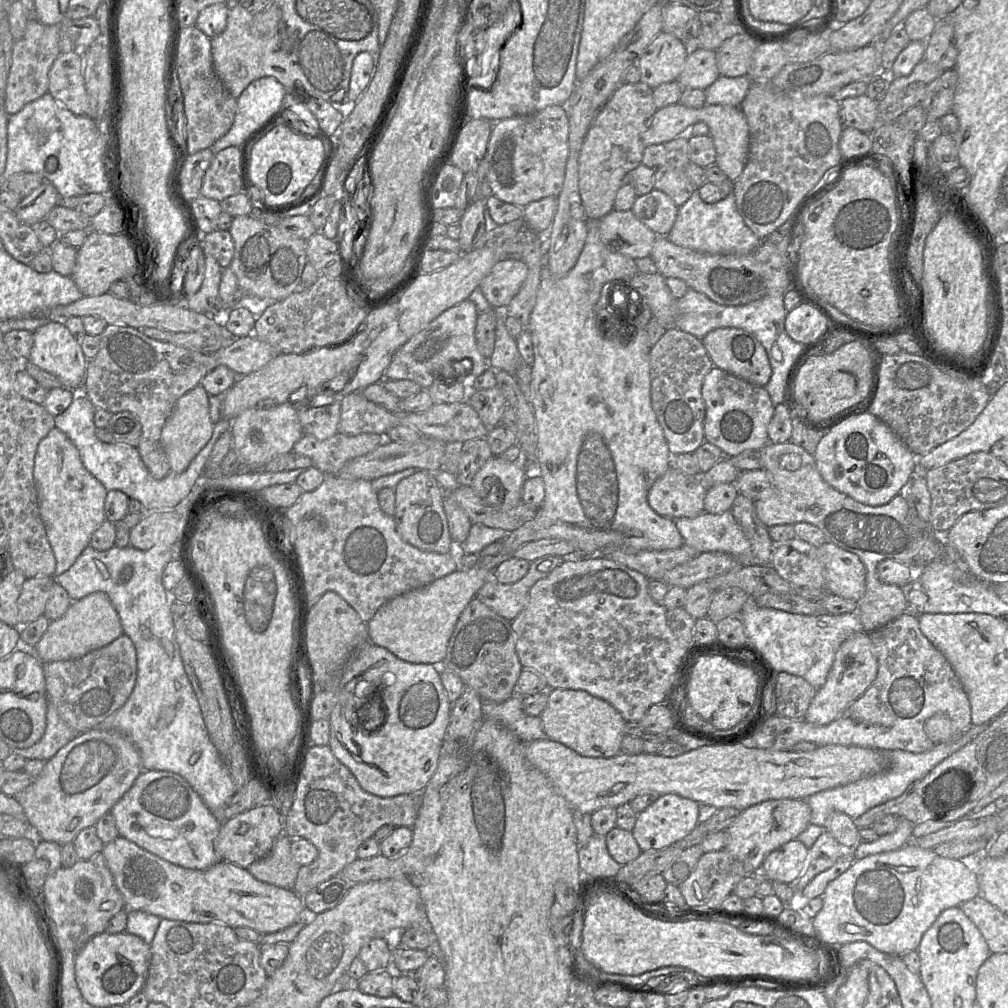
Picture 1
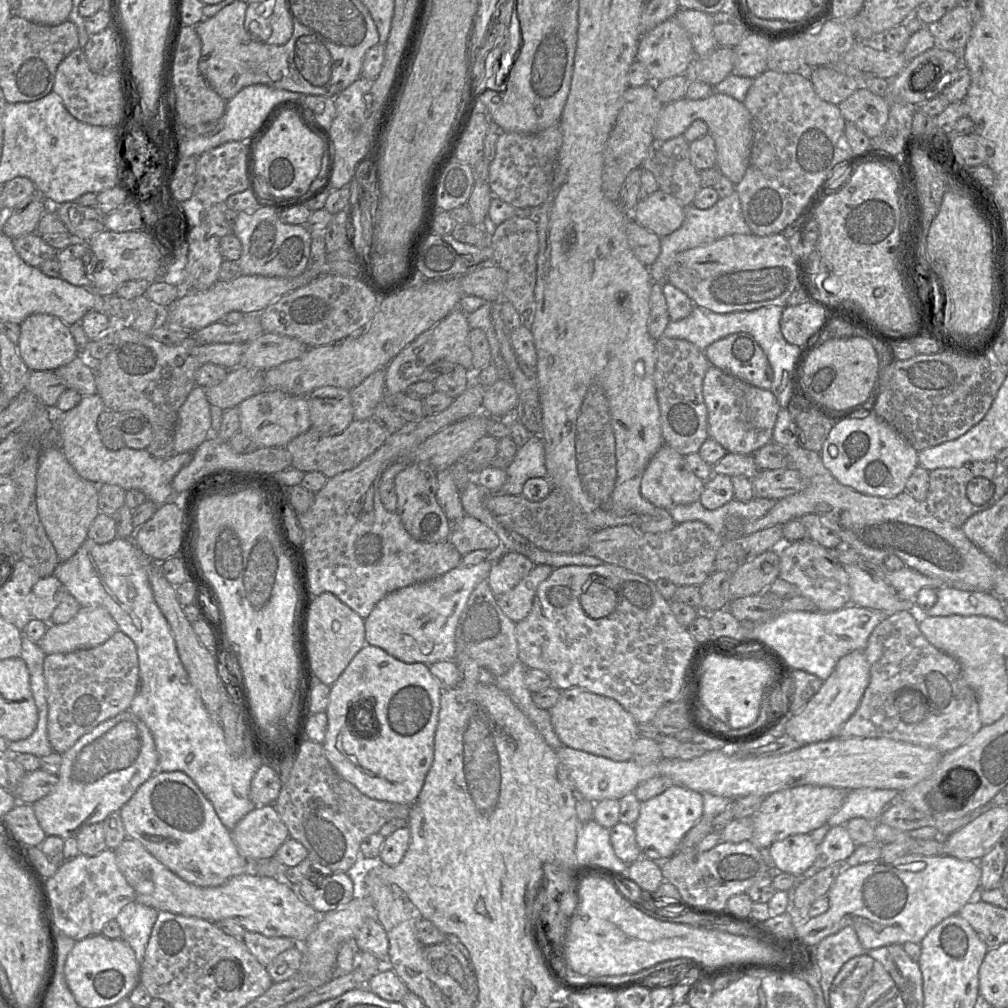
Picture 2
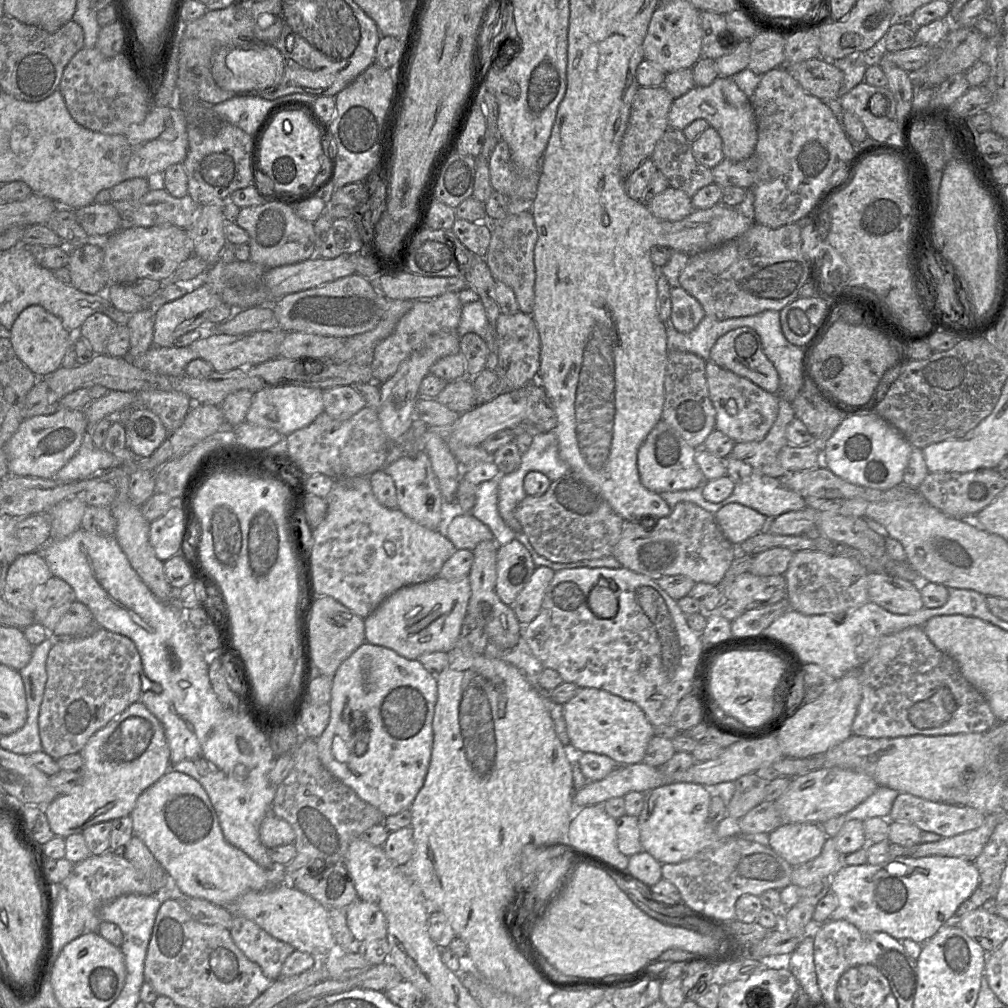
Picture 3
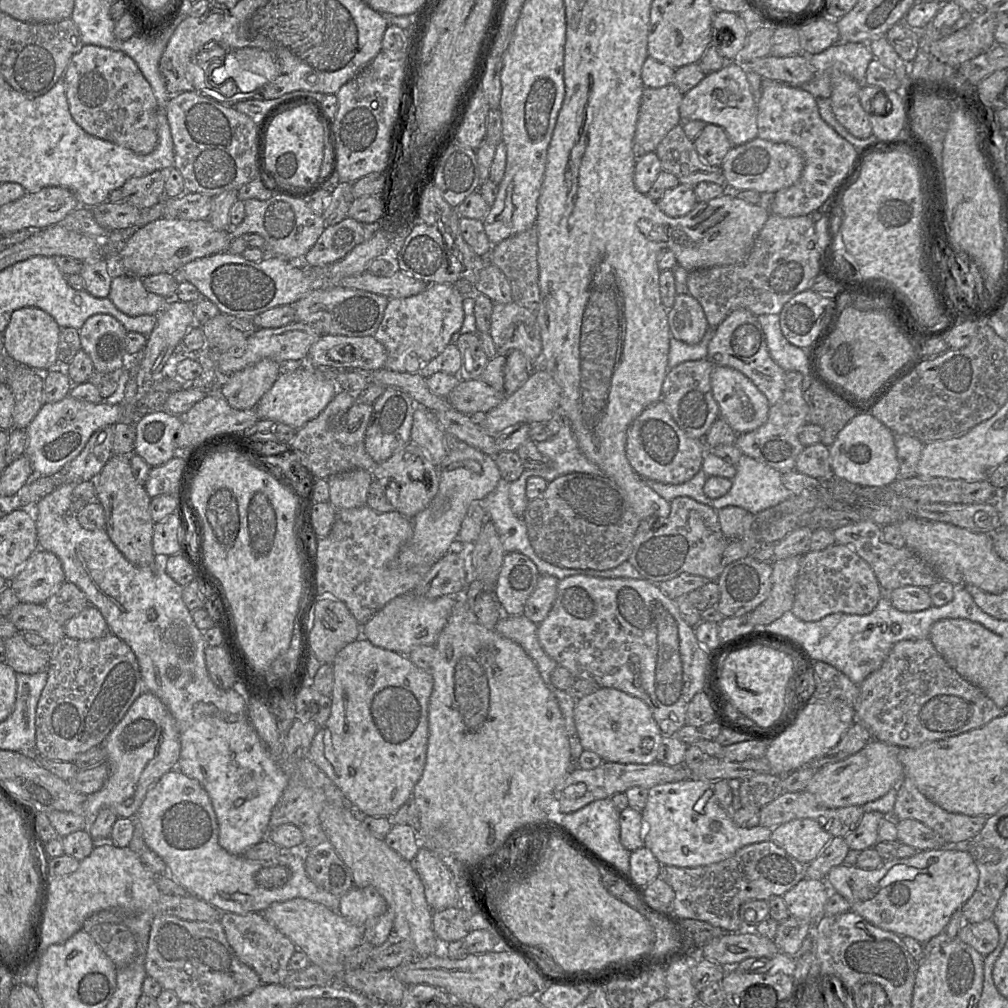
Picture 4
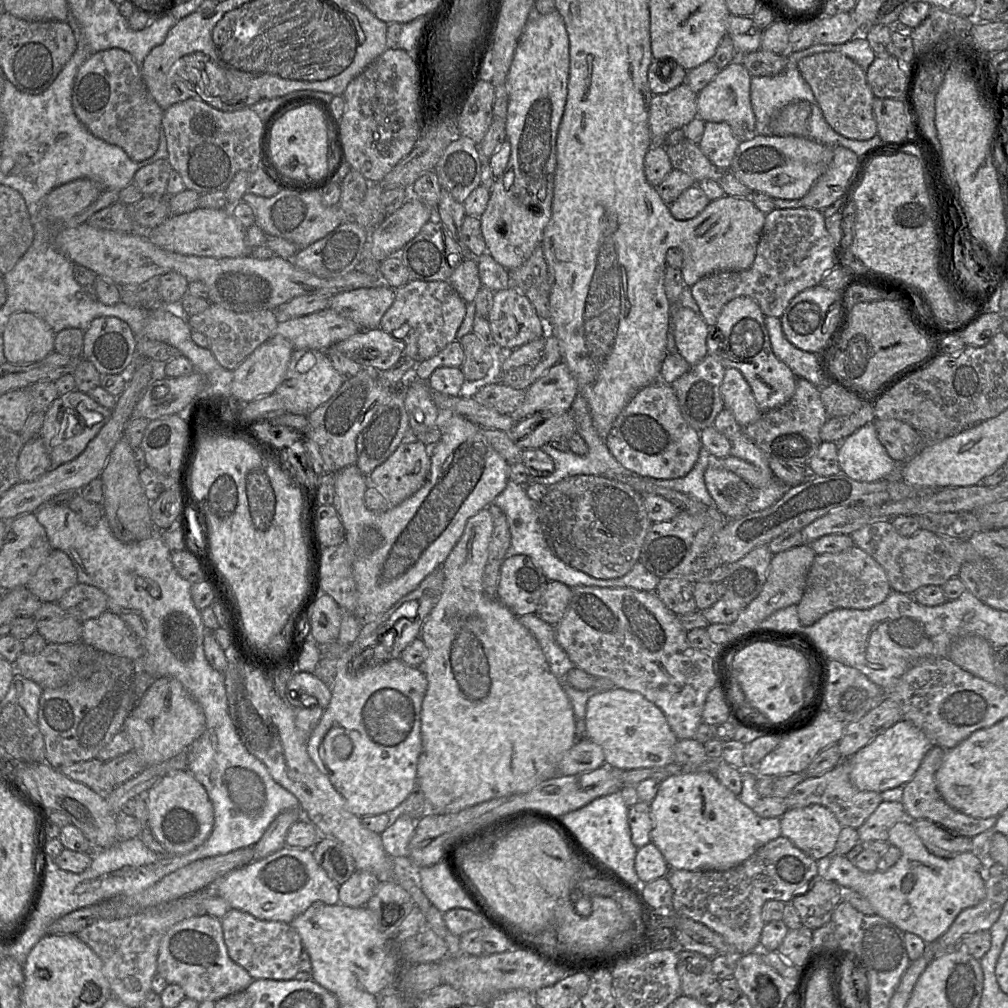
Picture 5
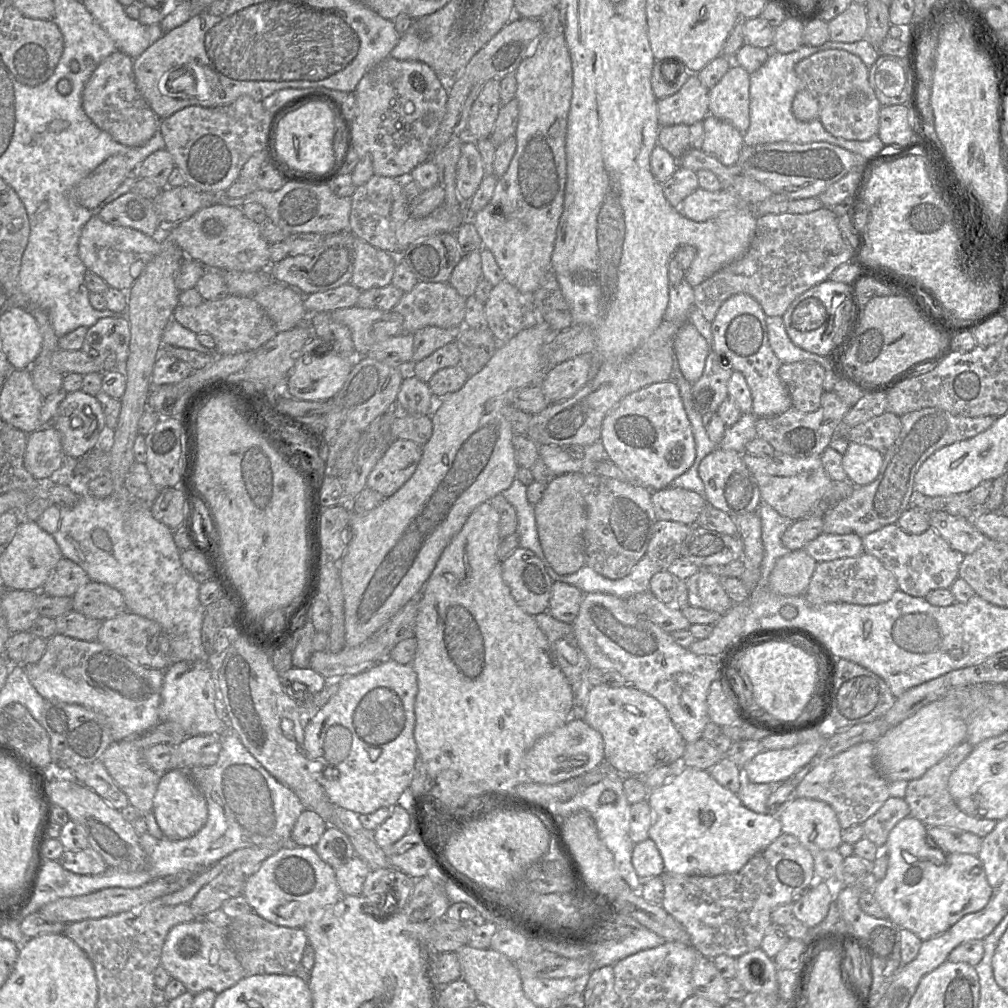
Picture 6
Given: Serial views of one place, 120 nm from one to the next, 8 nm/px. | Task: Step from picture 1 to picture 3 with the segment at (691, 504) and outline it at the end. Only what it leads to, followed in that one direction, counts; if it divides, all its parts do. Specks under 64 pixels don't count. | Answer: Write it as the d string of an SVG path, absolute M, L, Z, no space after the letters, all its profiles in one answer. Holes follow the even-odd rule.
M661 419L638 450L637 467L642 485L657 494L699 487L705 483L705 477L695 462L696 451L676 429Z

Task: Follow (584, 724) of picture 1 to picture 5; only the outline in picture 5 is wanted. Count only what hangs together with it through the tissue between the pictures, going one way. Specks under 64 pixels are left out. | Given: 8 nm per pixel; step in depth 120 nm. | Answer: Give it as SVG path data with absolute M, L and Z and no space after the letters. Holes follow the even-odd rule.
M622 688L603 691L590 696L586 706L586 738L601 746L605 765L622 770L659 768L674 763L674 747L678 741L662 710L642 694Z

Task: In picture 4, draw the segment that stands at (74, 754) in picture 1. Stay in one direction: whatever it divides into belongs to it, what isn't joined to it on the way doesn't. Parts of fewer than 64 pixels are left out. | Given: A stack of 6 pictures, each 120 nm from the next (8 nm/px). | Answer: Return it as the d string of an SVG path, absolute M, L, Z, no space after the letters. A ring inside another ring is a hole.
M149 691L143 692L117 723L103 745L107 752L109 776L103 787L87 795L82 814L53 810L47 813L60 837L88 830L102 809L110 809L118 818L134 818L149 788L178 765L181 743L176 722L162 701Z

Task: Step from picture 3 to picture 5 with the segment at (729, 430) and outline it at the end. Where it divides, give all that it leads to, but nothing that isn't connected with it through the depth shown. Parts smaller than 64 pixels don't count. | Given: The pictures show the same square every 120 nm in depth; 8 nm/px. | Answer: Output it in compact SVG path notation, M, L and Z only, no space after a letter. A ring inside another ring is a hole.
M727 368L720 388L724 408L728 409L741 427L746 427L760 417L751 387L735 368Z

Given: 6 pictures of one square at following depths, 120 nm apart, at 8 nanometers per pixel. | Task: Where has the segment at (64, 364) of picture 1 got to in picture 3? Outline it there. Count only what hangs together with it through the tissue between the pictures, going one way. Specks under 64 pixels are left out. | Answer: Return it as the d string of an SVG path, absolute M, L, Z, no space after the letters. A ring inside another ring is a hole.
M39 305L25 308L7 332L15 354L37 377L43 377L61 366L67 349L74 343L74 334L64 328L57 316Z

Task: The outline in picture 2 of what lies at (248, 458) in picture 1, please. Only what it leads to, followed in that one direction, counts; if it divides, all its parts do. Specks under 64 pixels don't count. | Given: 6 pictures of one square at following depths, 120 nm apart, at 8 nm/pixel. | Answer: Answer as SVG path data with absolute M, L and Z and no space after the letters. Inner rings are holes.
M264 390L242 401L238 406L240 431L253 440L258 448L285 447L292 439L311 427L304 396L293 396L278 390Z

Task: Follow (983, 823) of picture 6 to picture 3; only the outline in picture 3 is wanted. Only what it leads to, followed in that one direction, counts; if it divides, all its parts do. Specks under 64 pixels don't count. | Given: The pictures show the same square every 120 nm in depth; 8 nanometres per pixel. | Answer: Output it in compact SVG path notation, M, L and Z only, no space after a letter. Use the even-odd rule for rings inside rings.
M899 793L887 820L910 823L921 831L948 838L979 828L985 816L971 807L936 803Z

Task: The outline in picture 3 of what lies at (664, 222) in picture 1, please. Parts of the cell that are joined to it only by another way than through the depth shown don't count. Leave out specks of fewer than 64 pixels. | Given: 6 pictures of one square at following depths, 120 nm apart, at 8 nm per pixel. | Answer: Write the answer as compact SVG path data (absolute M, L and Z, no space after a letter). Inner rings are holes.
M672 187L646 204L655 217L671 222L684 219L694 210L691 198L684 191Z

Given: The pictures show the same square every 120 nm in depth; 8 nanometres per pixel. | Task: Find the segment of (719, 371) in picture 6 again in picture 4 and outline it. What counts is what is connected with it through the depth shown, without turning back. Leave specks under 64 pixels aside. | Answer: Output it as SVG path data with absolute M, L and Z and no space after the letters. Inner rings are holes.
M707 358L686 361L669 369L663 383L662 401L679 428L694 439L704 439L719 418L719 407L713 397L710 380L713 368L714 365Z

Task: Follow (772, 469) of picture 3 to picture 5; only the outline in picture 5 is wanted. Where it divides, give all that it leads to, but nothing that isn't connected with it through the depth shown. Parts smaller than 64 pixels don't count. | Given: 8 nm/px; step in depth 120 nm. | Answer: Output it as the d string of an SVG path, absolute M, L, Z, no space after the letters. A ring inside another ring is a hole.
M804 378L796 379L791 400L776 409L761 412L760 417L744 427L744 433L768 458L777 458L788 464L807 466L818 451L822 440L820 430L828 415L821 401L821 390Z

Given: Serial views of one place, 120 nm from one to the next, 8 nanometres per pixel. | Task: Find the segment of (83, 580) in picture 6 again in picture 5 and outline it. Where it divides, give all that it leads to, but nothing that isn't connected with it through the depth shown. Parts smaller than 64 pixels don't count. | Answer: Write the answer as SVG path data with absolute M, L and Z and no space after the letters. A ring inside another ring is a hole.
M53 549L26 588L42 602L58 602L77 583L77 570L69 556Z

